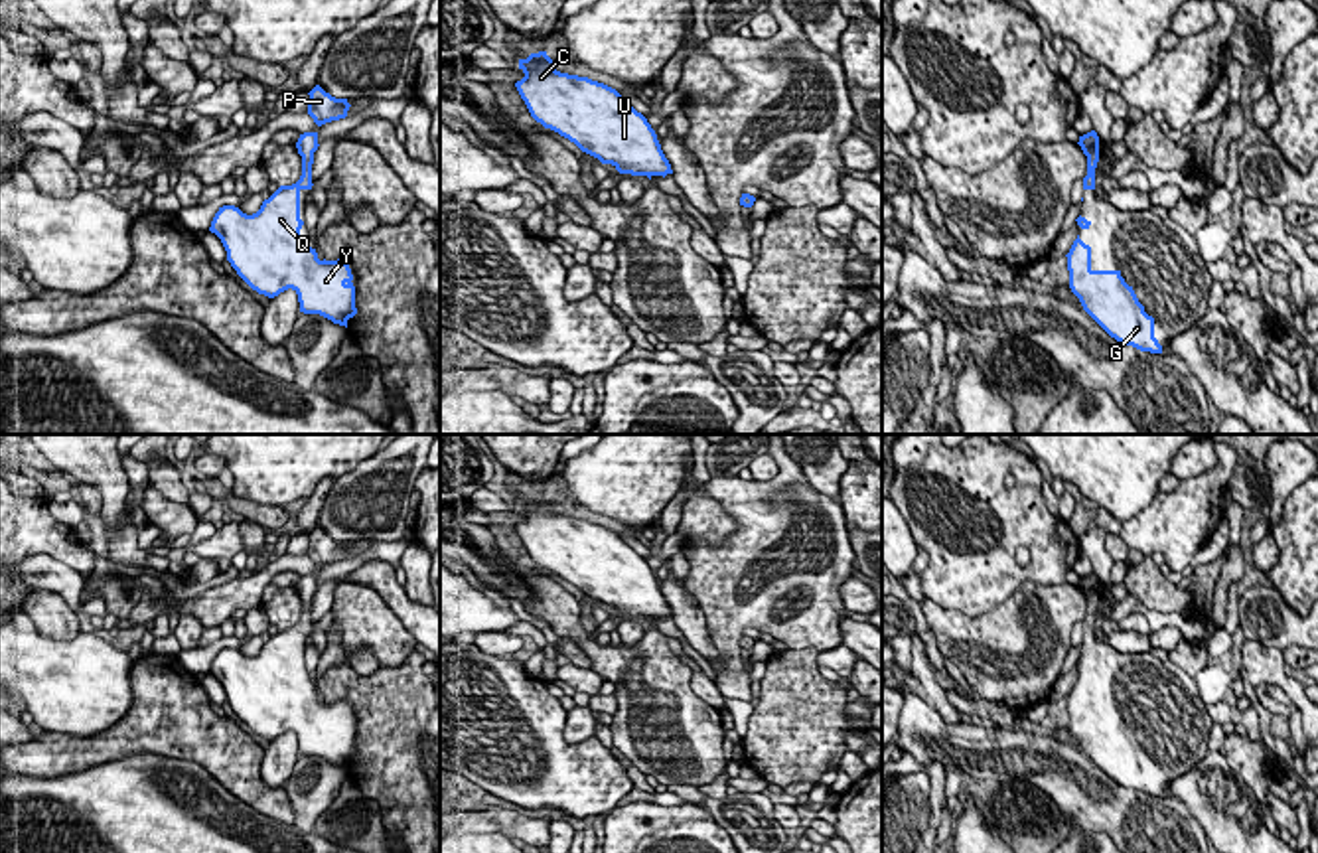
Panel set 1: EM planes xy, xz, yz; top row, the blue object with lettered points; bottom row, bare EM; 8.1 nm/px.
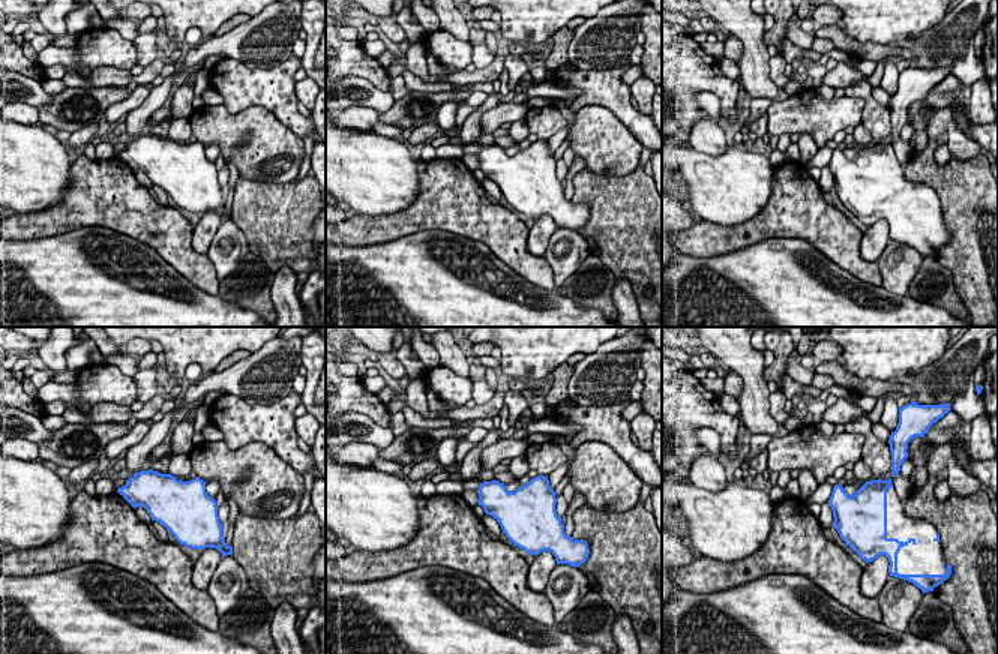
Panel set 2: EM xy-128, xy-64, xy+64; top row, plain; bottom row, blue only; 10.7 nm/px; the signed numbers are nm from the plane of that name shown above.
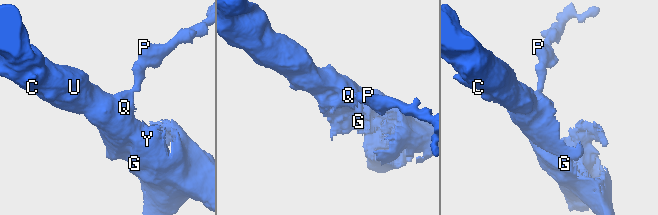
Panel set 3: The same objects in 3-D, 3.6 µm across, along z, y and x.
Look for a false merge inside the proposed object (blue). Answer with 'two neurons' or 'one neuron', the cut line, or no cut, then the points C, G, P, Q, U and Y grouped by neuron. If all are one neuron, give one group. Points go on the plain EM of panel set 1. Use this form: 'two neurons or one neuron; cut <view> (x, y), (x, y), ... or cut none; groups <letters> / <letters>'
one neuron; cut none; groups C G P Q U Y

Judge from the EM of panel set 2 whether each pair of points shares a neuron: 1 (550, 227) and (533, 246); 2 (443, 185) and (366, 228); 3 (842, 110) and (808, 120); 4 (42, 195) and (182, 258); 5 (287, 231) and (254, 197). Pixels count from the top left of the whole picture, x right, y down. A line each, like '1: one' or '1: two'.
1: one
2: one
3: one
4: two
5: one

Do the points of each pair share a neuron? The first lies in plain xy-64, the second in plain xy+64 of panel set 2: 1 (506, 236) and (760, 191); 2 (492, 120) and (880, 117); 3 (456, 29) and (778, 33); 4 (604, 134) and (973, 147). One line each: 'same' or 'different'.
1: different
2: different
3: different
4: same

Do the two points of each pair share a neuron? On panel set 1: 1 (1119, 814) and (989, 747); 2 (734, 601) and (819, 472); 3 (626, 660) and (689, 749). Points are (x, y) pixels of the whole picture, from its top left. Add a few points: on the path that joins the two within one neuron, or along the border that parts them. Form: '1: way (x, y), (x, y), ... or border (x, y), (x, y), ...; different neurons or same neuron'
1: way (1088, 794), (1062, 771), (1021, 755); same neuron
2: border (788, 455), (819, 492), (837, 500); different neurons
3: way (648, 682), (654, 688), (659, 719), (667, 727); same neuron

